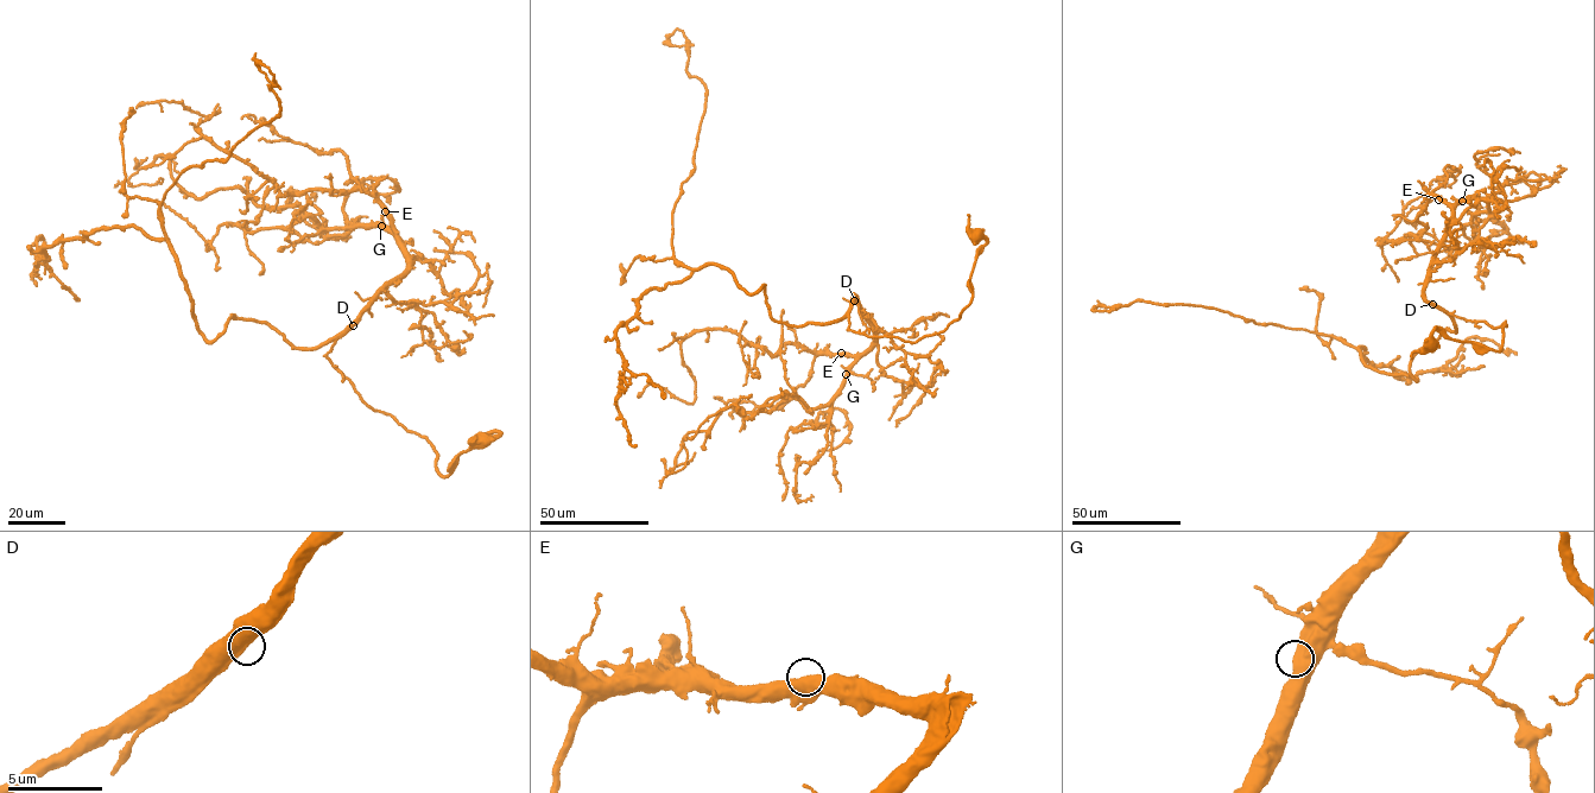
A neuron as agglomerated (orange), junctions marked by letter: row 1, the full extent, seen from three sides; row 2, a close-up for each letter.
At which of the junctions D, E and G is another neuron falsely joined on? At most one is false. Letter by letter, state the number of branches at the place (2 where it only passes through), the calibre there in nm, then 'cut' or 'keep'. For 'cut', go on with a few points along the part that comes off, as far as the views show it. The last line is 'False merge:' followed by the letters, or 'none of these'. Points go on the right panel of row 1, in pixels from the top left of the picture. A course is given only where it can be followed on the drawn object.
D: branches 1; calibre 800 nm; keep
E: branches 1; calibre 800 nm; keep
G: branches 1; calibre 750 nm; keep
False merge: none of these

